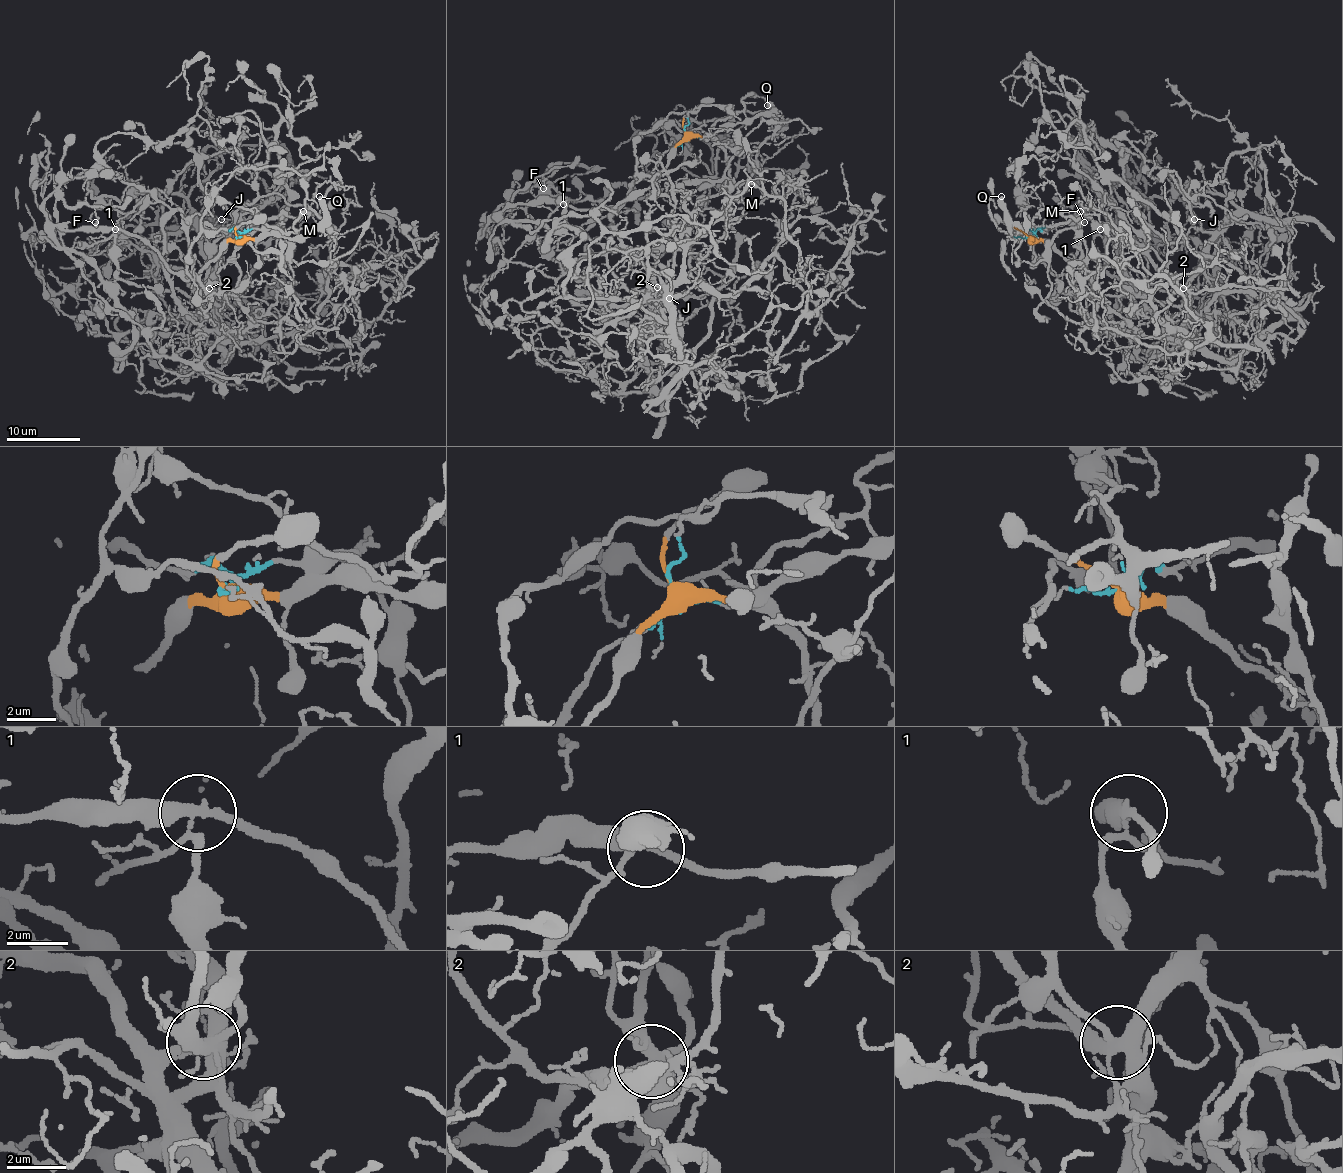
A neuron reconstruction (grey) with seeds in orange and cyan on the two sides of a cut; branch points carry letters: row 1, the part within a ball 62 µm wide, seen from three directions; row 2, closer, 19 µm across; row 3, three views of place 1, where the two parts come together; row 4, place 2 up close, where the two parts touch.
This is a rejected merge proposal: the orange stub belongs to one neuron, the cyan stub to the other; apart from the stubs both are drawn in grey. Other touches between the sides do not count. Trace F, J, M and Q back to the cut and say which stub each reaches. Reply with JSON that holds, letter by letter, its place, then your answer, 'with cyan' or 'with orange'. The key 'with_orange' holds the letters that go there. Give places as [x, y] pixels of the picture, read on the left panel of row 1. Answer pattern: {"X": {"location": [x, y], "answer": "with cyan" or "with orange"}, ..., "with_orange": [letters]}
{"F": {"location": [95, 222], "answer": "with orange"}, "J": {"location": [221, 219], "answer": "with cyan"}, "M": {"location": [303, 211], "answer": "with cyan"}, "Q": {"location": [319, 196], "answer": "with orange"}, "with_orange": ["F", "Q"]}

